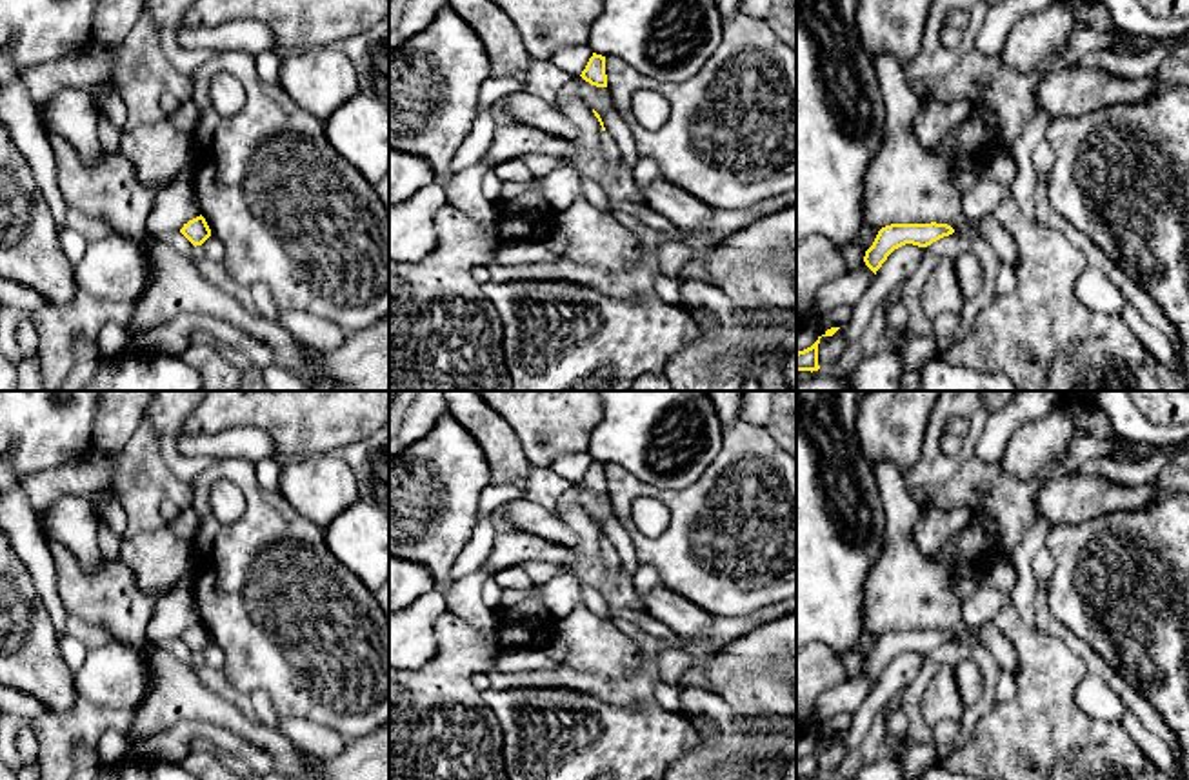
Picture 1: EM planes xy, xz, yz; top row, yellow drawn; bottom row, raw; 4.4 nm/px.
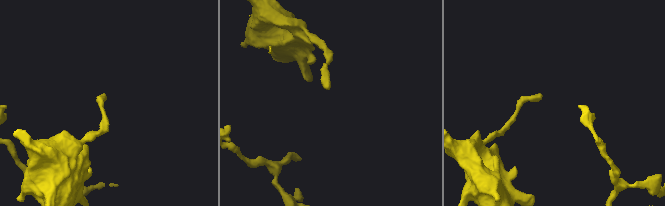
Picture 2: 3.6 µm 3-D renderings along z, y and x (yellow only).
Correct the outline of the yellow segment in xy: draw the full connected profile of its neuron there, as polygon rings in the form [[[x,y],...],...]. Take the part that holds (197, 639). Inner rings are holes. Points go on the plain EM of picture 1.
[[[200,622],[193,627],[189,627],[187,631],[184,631],[184,635],[180,636],[180,640],[196,655],[202,653],[209,644],[211,644],[211,636],[205,629],[205,625]]]

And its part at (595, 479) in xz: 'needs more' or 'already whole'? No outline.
already whole

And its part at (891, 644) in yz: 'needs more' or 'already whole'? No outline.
already whole

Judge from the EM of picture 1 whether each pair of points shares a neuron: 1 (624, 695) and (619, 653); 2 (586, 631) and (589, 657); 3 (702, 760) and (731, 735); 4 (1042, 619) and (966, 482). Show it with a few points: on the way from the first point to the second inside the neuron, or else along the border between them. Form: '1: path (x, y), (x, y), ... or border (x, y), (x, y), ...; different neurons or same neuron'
1: path (624, 684), (619, 664); same neuron
2: path (588, 637), (589, 651); same neuron
3: path (709, 757), (724, 742); same neuron
4: path (1024, 579), (1022, 531), (1013, 508), (1006, 500); same neuron

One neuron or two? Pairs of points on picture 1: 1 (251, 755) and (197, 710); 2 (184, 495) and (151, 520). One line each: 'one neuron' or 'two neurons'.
1: two neurons
2: one neuron

